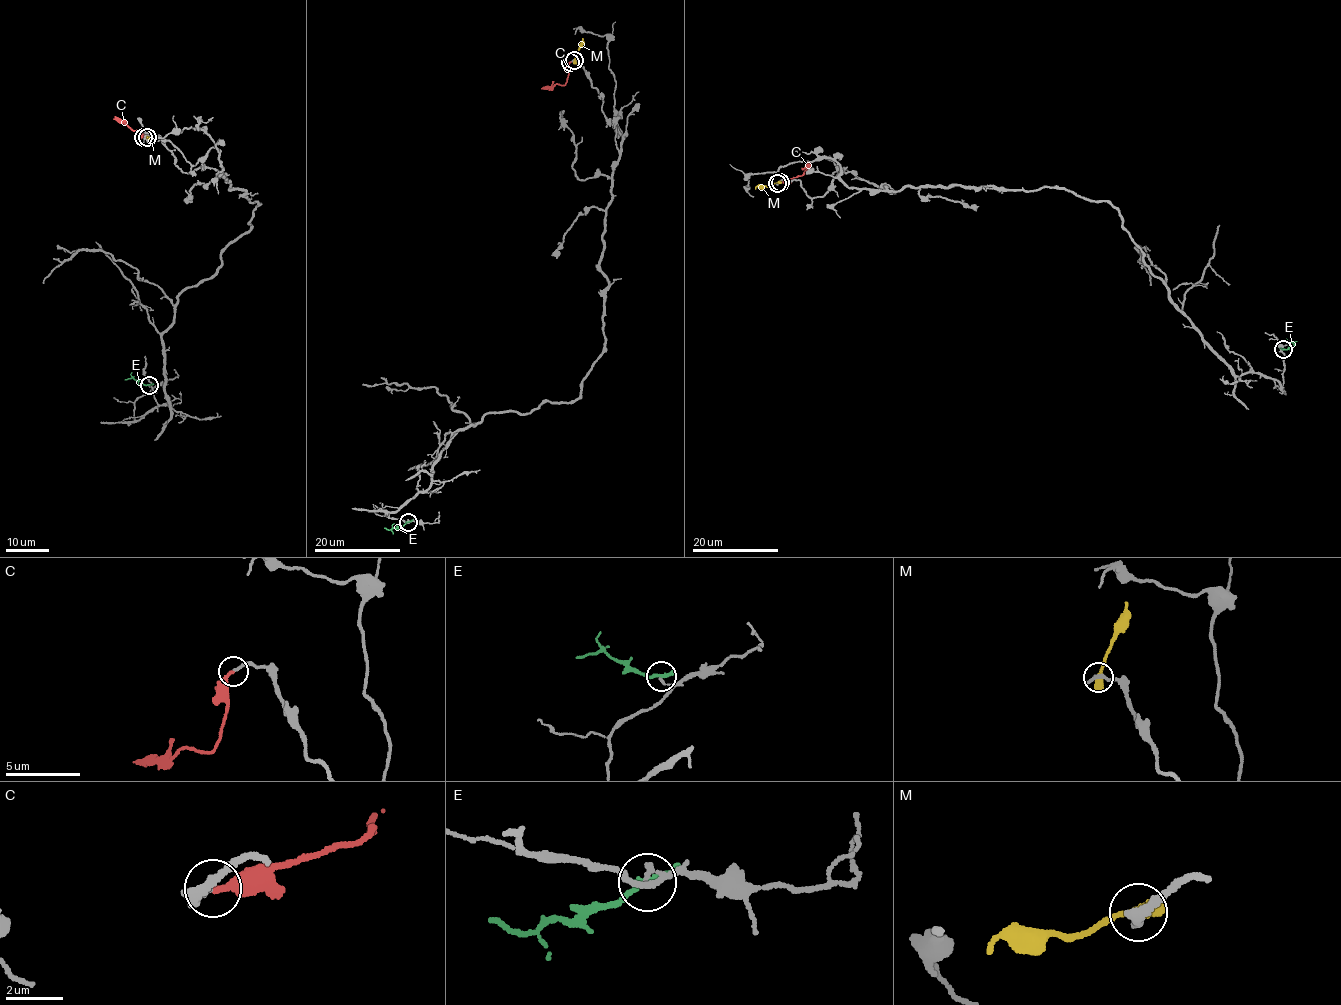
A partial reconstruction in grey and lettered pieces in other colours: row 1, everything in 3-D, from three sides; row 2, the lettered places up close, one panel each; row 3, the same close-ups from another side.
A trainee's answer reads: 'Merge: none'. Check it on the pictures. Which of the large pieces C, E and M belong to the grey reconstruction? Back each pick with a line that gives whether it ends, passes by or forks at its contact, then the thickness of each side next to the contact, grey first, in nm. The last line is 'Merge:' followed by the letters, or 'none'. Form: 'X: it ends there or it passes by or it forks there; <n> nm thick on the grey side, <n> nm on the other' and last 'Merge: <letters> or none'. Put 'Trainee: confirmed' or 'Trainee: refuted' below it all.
C: it ends there; 200 nm thick on the grey side, 240 nm on the other
Merge: C
Trainee: refuted

